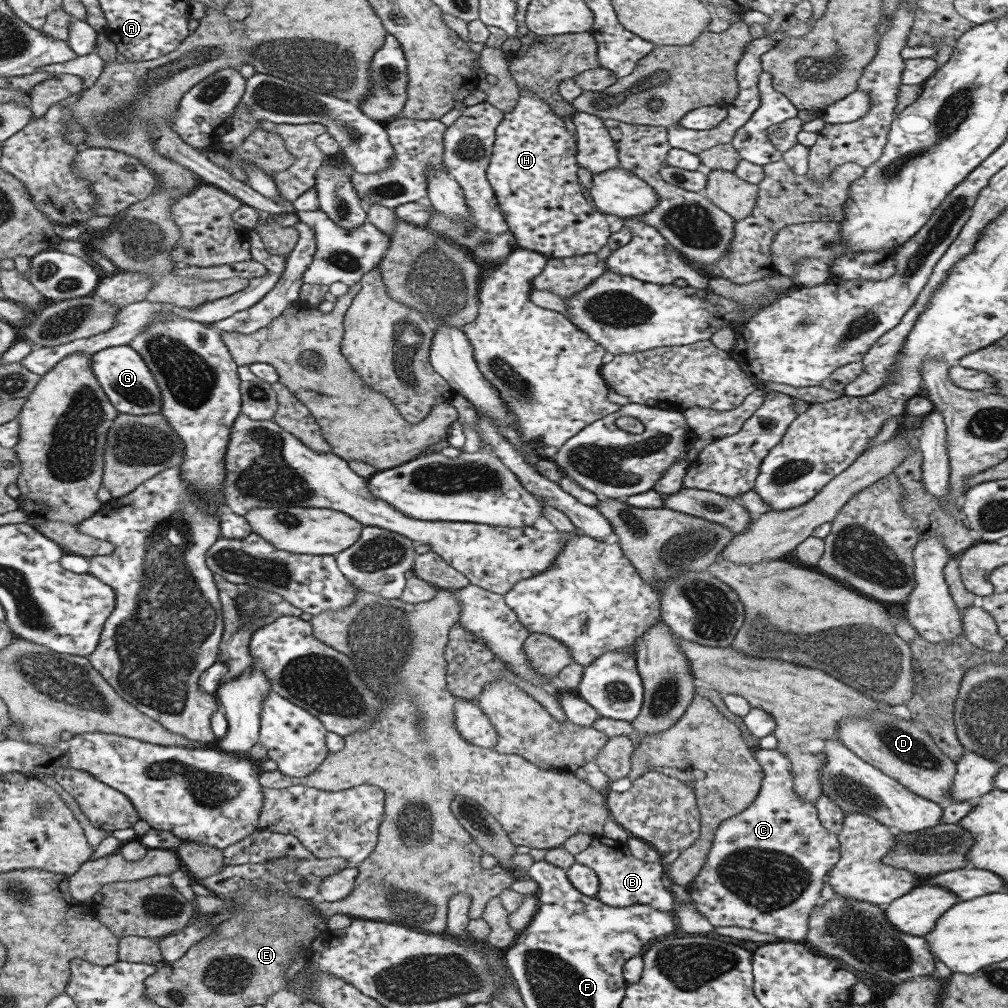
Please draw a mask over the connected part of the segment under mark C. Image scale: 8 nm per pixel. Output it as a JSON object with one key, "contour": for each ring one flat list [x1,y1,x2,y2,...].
{"contour":[[776,748,756,749,754,755,762,767,764,778,752,805,736,817,723,821,716,829,706,863,688,886,689,900,712,926,740,926,762,934,774,934,779,940,806,942,808,919,820,903,824,876,839,861,839,840,822,827,814,802,802,802,794,792,790,761]]}

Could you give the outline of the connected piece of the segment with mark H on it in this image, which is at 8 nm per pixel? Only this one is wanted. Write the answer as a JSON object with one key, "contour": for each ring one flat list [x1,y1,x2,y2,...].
{"contour":[[520,88,520,95,517,105,514,110,504,112,502,123,498,125,495,133,495,141,493,146,493,153,491,154,491,161,487,168,487,179,494,189,496,198,498,199,500,208,504,213,506,222,511,228,511,233,515,236,515,244,518,247,534,250,534,252,543,254,547,259,549,258,566,258,577,257,578,255,597,253,604,245,607,244,610,238,610,220,611,218,605,213,598,211,590,202,588,195,578,183,578,166,577,162,577,137,570,134,566,129,564,119,558,116,537,94,527,88]]}

